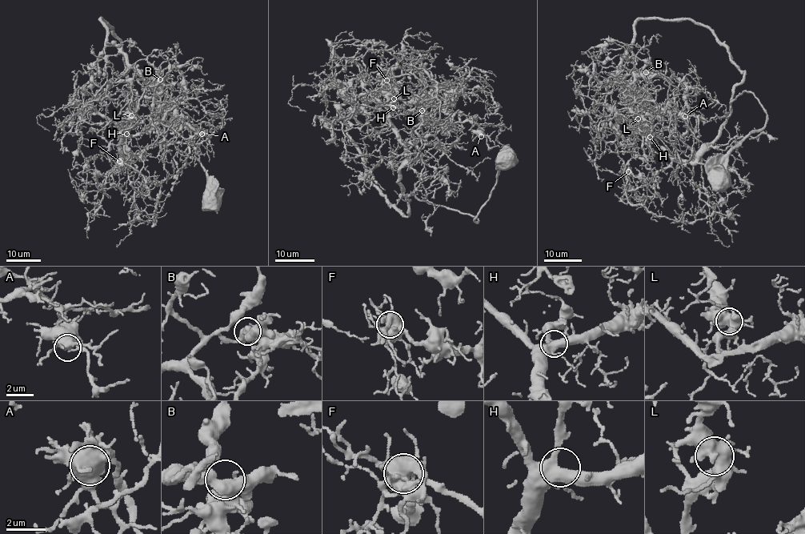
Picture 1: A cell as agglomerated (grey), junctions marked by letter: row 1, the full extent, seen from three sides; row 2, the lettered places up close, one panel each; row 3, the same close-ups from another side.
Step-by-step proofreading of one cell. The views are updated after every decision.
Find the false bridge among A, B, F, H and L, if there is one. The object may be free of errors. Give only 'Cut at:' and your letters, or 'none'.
Cut at: F

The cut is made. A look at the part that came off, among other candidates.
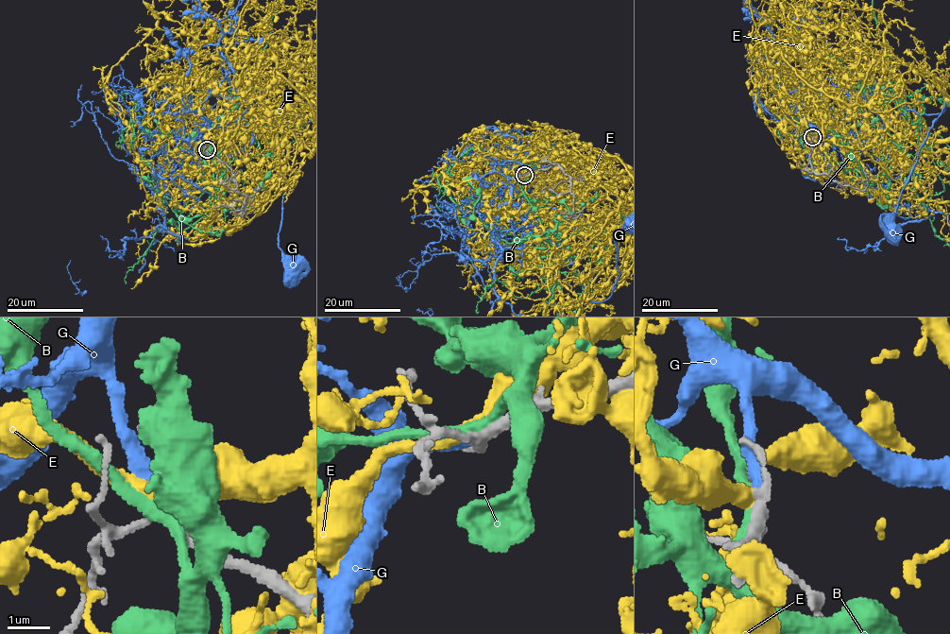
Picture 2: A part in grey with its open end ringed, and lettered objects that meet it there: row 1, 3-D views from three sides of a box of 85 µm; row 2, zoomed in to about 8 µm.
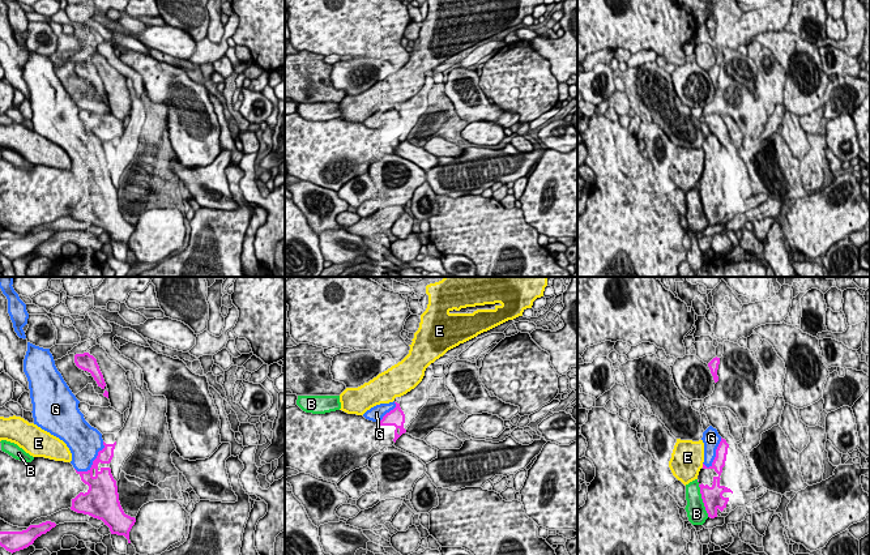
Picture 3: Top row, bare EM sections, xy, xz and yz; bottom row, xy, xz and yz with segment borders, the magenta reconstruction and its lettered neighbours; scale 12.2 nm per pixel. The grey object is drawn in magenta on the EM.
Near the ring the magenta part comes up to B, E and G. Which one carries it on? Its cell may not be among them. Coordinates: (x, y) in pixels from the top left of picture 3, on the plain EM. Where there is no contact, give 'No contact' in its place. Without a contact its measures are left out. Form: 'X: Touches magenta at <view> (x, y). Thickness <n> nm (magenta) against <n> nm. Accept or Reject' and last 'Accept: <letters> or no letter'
B: Touches magenta at yz (703, 208). Thickness 260 nm (magenta) against 240 nm. Reject
E: Touches magenta at yz (703, 173). Thickness 160 nm (magenta) against 400 nm. Reject
G: Touches magenta at xy (93, 169). Thickness 220 nm (magenta) against 400 nm. Accept
Accept: G

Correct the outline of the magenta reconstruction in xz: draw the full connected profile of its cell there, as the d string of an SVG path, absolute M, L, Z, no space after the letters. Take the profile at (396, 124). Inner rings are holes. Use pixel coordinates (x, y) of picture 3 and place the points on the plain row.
M397 110L380 111L370 118L367 118L363 124L368 128L376 129L378 133L395 133L395 146L396 148L406 140L404 136L405 121Z

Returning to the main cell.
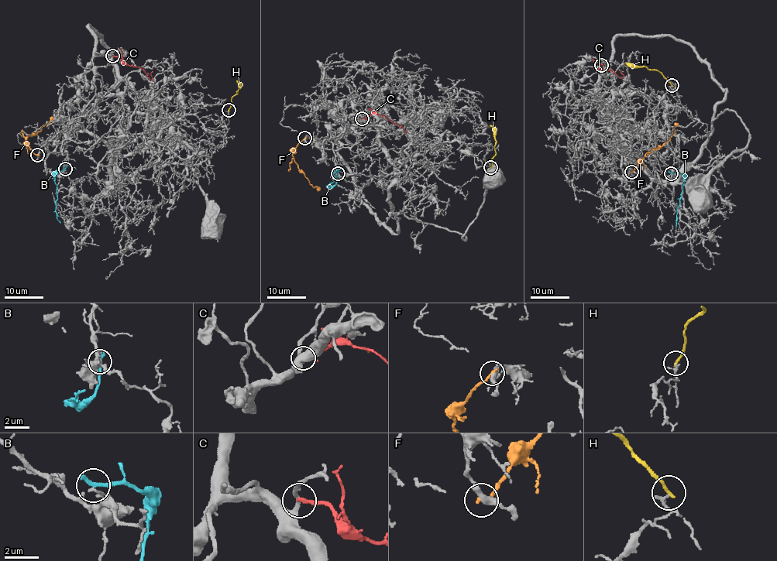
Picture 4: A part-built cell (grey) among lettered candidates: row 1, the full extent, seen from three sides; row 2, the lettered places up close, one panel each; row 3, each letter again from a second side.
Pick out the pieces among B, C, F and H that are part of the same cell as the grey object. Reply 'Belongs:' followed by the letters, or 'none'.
Belongs: none

